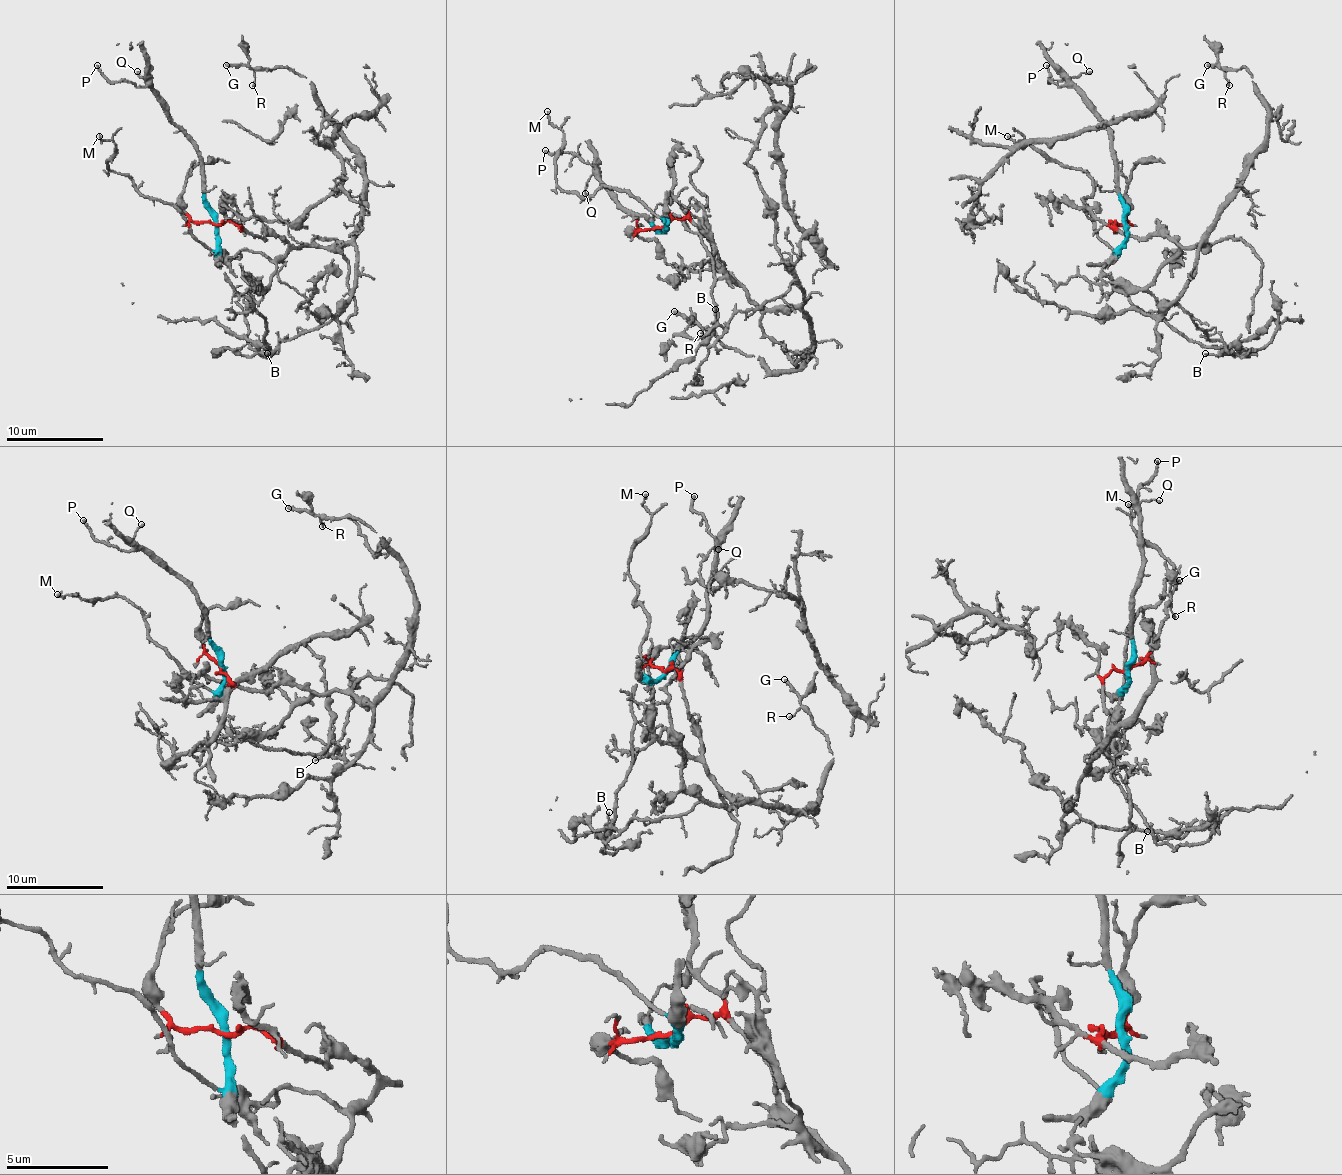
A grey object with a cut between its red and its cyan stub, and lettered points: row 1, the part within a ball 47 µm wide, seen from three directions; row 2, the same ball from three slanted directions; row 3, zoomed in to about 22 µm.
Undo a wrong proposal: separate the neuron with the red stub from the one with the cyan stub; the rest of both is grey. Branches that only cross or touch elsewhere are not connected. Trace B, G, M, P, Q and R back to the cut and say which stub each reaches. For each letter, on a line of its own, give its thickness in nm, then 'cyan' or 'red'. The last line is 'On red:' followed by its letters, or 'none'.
B: 120 nm thick; red
G: 240 nm thick; red
M: 140 nm thick; cyan
P: 160 nm thick; cyan
Q: 140 nm thick; cyan
R: 150 nm thick; red
On red: B, G, R

